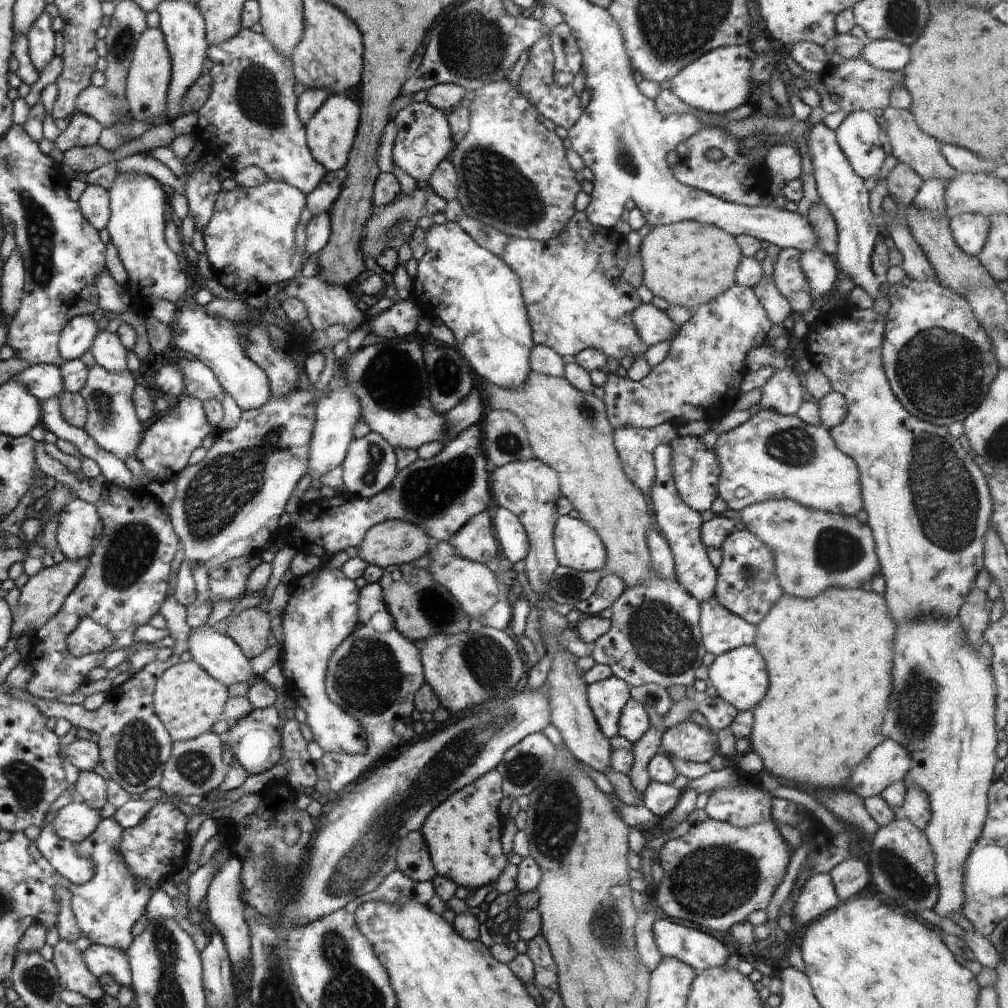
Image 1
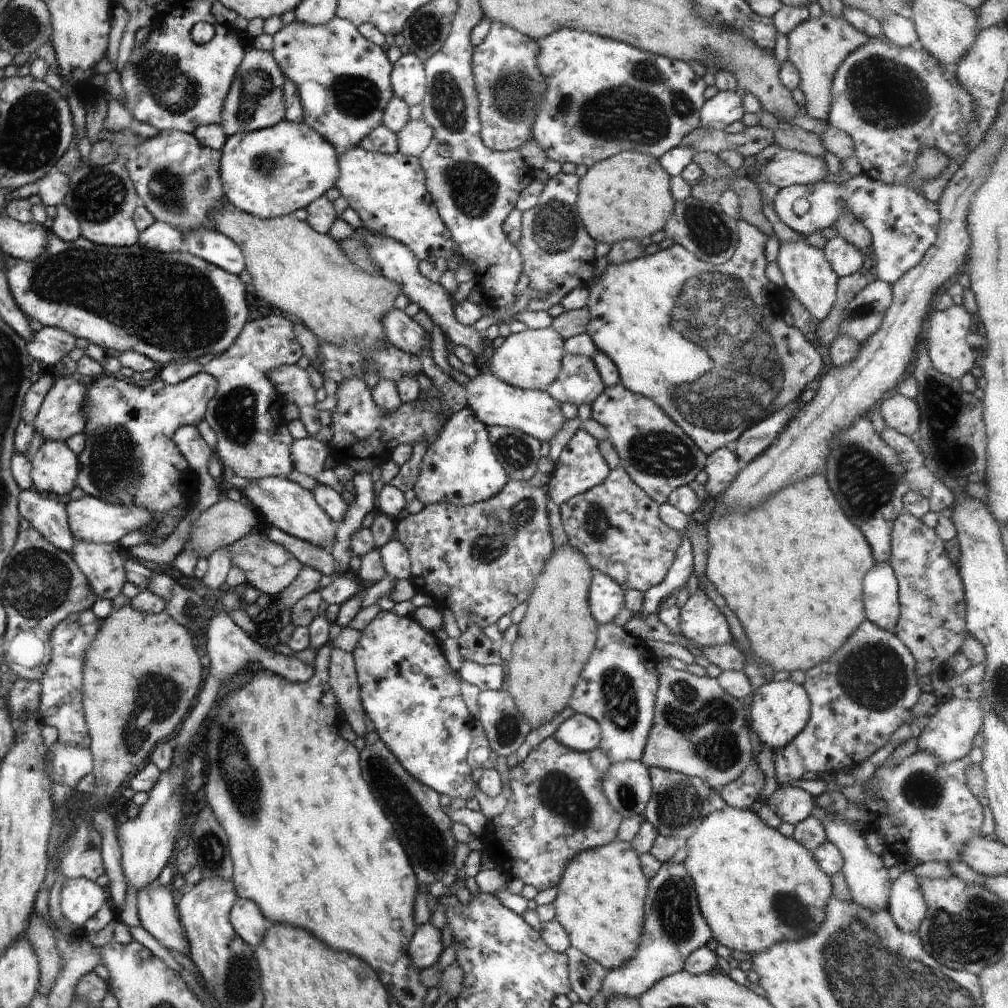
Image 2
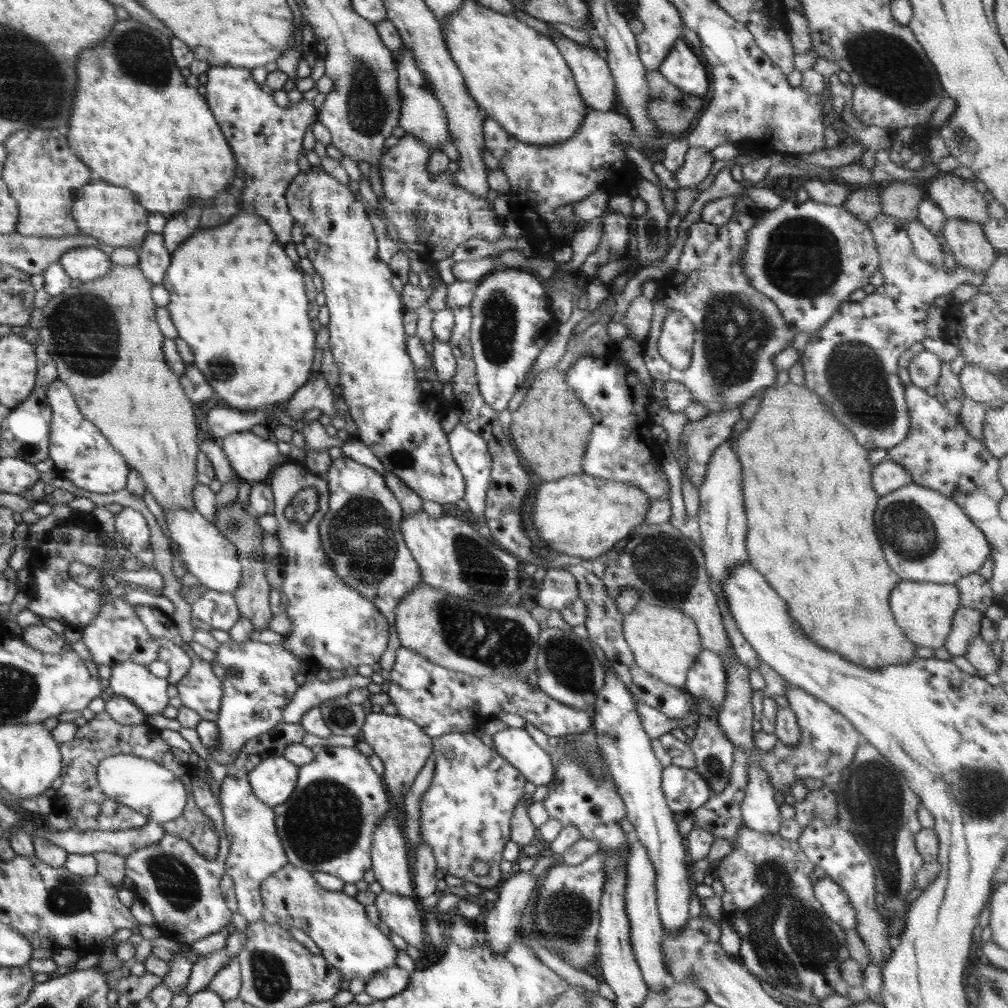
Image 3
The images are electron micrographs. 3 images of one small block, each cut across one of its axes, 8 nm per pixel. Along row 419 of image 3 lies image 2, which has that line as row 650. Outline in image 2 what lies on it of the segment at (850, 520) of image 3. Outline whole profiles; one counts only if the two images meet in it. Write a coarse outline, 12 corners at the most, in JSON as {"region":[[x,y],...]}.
{"region":[[825,475],[714,511],[706,578],[773,672],[828,660],[876,564]]}

